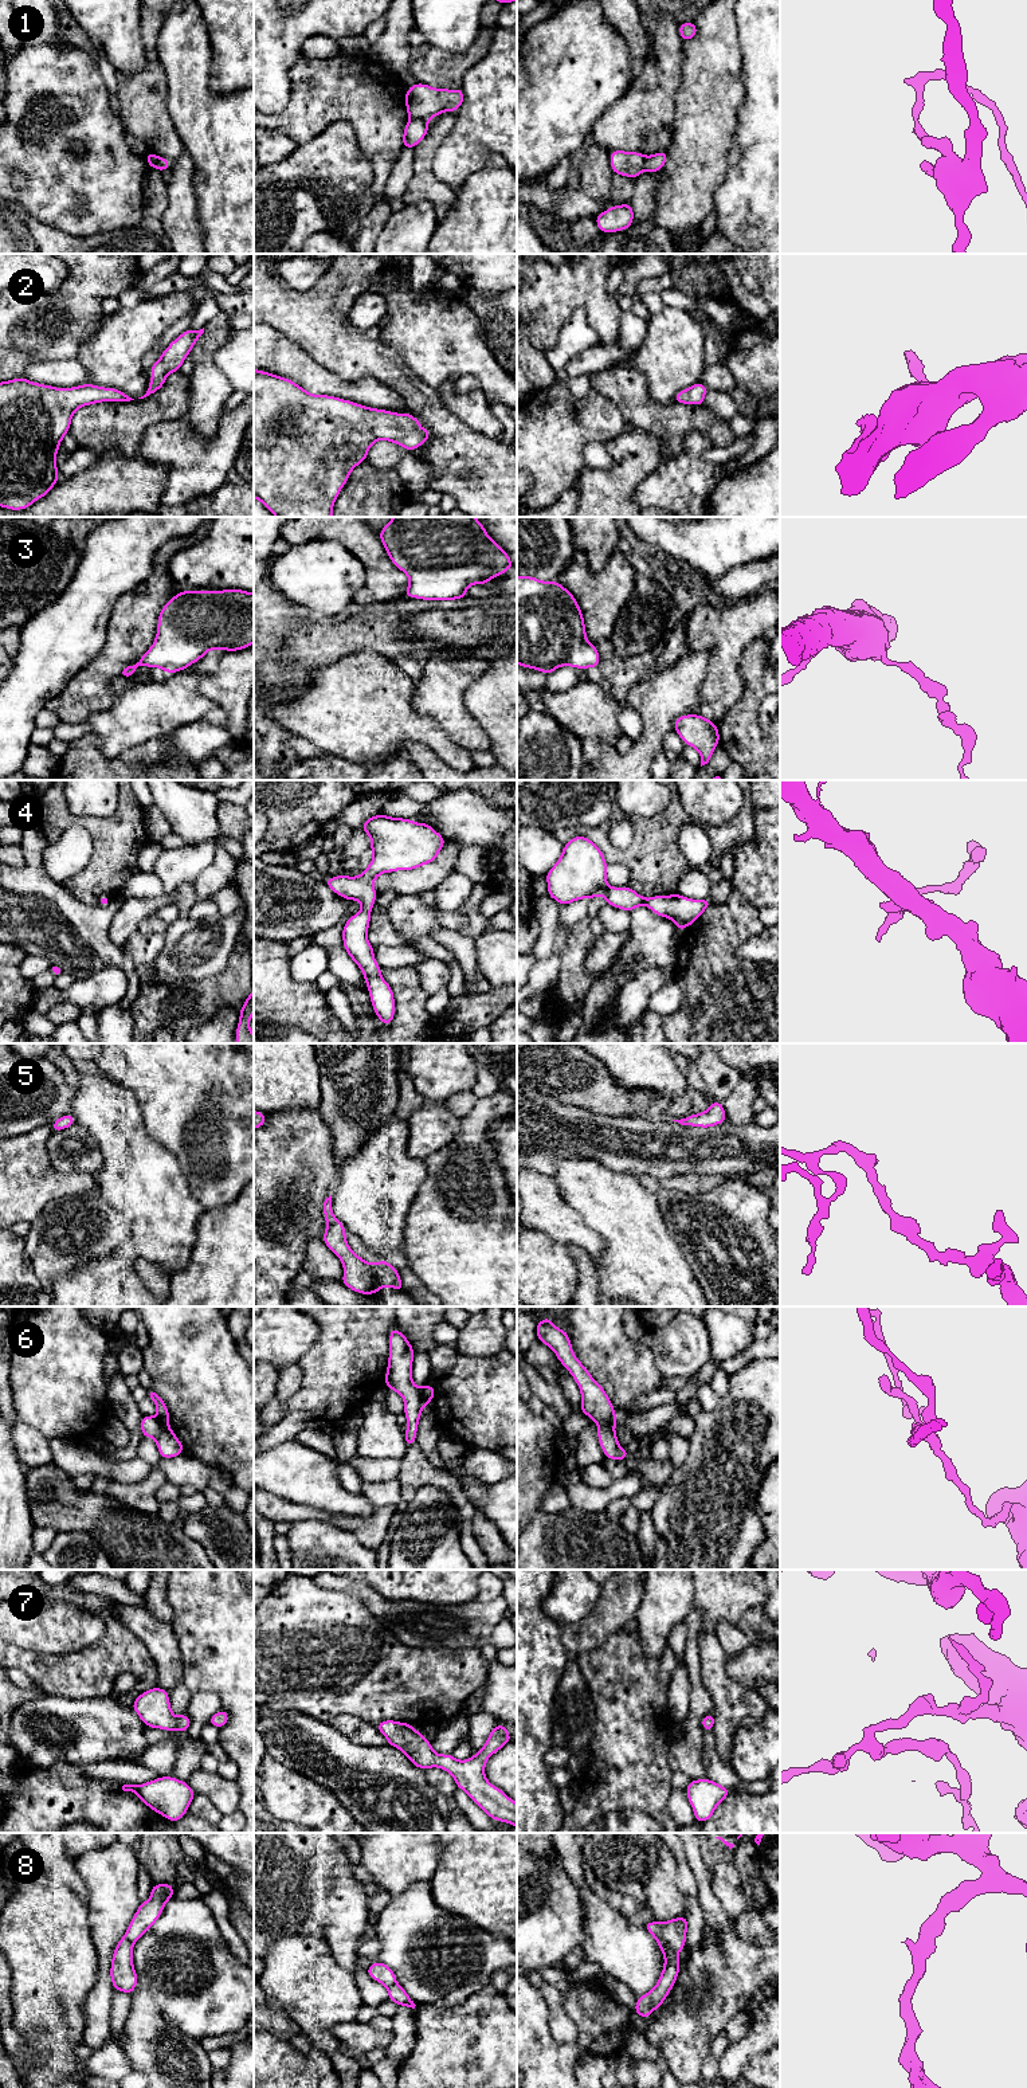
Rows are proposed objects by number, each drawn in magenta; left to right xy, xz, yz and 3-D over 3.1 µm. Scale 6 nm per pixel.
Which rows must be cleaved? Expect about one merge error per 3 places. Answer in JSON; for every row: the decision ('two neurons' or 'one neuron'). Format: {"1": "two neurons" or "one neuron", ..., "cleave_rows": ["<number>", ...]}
{"1": "two neurons", "2": "one neuron", "3": "one neuron", "4": "one neuron", "5": "one neuron", "6": "two neurons", "7": "one neuron", "8": "two neurons", "cleave_rows": ["1", "6", "8"]}

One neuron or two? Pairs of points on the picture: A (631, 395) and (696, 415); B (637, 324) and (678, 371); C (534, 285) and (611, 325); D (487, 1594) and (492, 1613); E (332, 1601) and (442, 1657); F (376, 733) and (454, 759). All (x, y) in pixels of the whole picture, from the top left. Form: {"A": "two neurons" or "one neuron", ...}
{"A": "one neuron", "B": "two neurons", "C": "one neuron", "D": "two neurons", "E": "one neuron", "F": "one neuron"}

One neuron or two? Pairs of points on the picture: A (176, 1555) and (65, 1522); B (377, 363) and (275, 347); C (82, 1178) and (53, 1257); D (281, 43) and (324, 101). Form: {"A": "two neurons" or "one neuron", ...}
{"A": "one neuron", "B": "two neurons", "C": "two neurons", "D": "two neurons"}

